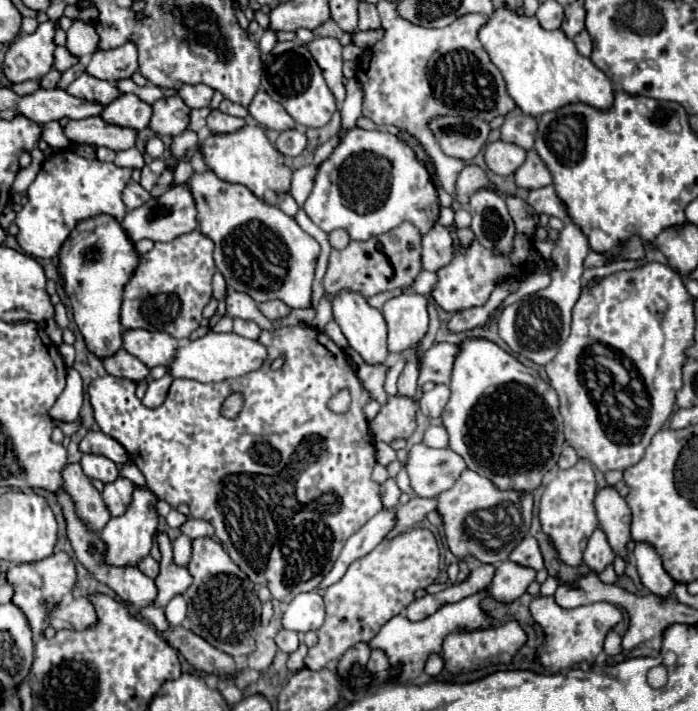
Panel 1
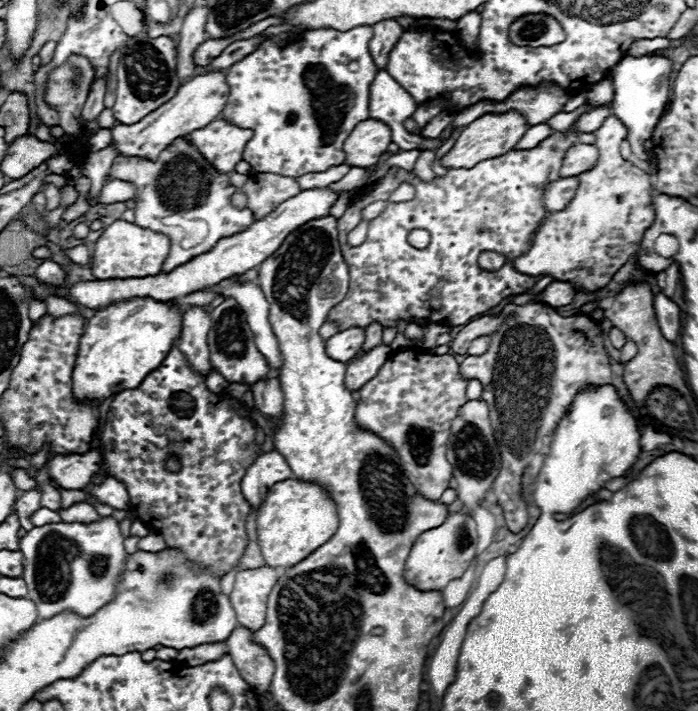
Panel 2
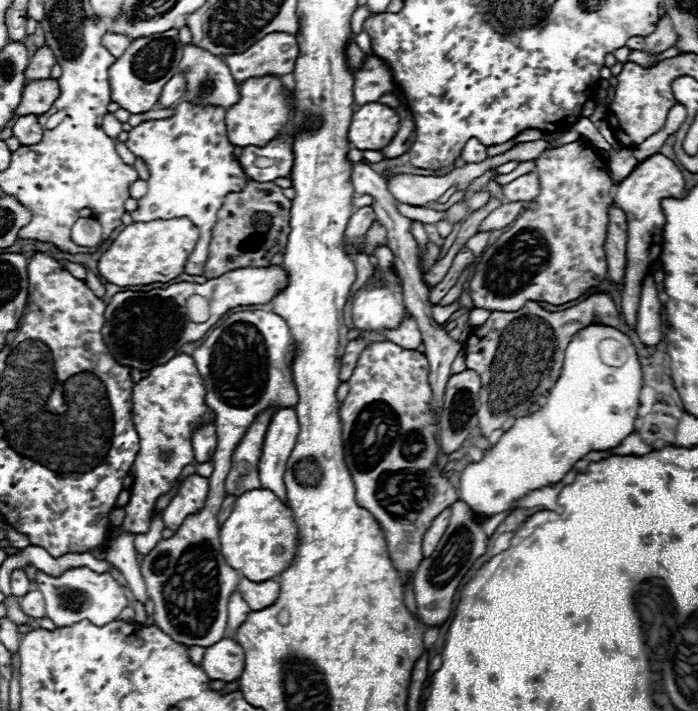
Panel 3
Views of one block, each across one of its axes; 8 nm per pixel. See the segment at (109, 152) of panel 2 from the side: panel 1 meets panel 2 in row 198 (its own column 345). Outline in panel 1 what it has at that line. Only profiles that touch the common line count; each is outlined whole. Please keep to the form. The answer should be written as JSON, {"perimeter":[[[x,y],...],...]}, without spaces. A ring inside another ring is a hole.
{"perimeter":[[[314,38],[308,44],[308,50],[312,52],[314,60],[318,62],[318,66],[322,68],[322,74],[326,78],[328,88],[332,90],[332,94],[336,96],[338,106],[344,102],[346,90],[343,83],[343,58],[342,46],[338,40],[332,38]]]}

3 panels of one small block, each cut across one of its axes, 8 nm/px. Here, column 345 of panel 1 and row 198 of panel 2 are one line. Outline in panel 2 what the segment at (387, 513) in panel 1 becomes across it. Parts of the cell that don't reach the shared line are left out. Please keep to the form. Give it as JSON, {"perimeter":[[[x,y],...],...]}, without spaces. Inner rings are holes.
{"perimeter":[[[578,176],[572,178],[562,178],[554,184],[550,184],[550,188],[544,192],[544,202],[548,212],[560,212],[564,208],[568,208],[568,204],[572,202],[572,196],[576,194],[580,180]]]}

